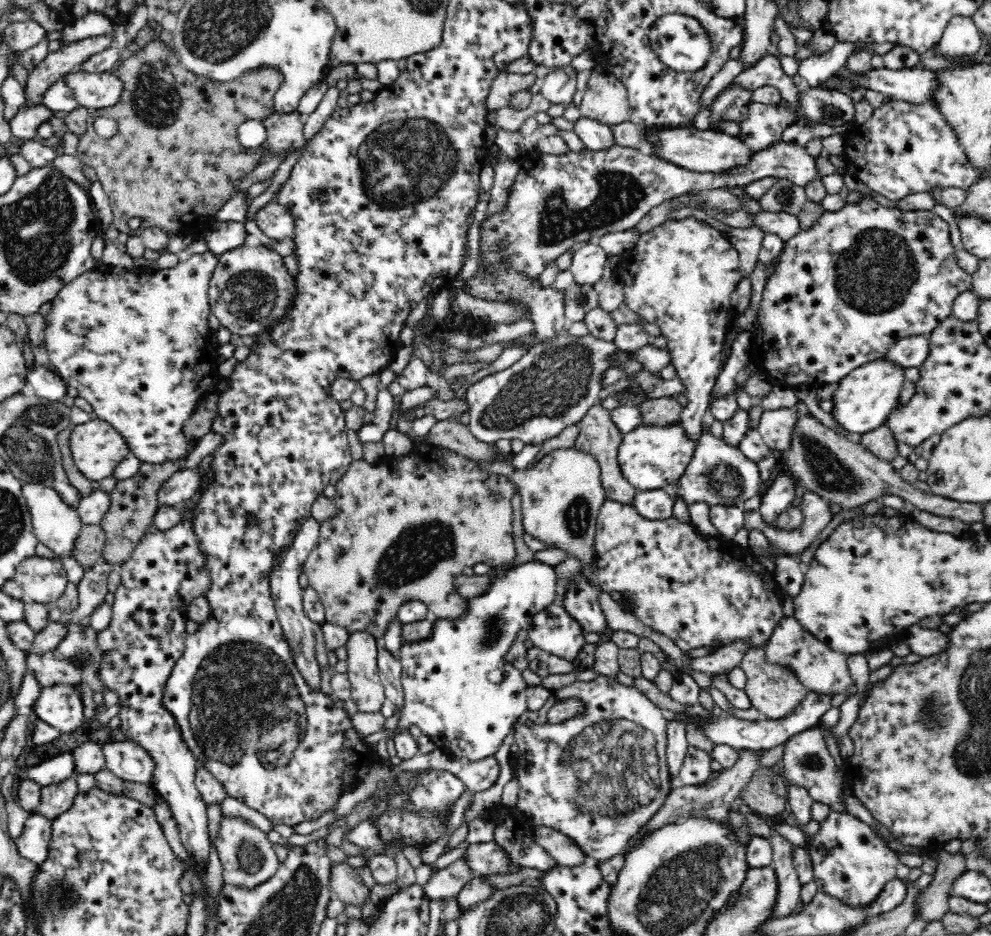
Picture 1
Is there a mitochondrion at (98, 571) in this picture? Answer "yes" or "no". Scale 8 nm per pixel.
no

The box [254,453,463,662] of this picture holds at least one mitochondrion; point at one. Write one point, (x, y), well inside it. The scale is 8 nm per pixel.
(422, 548)

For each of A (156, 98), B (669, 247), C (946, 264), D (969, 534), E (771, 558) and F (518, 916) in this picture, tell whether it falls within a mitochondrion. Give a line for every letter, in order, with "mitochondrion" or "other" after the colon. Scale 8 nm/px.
A: mitochondrion
B: other
C: other
D: other
E: other
F: mitochondrion

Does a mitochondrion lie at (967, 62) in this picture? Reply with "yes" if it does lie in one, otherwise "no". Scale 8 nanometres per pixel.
no

